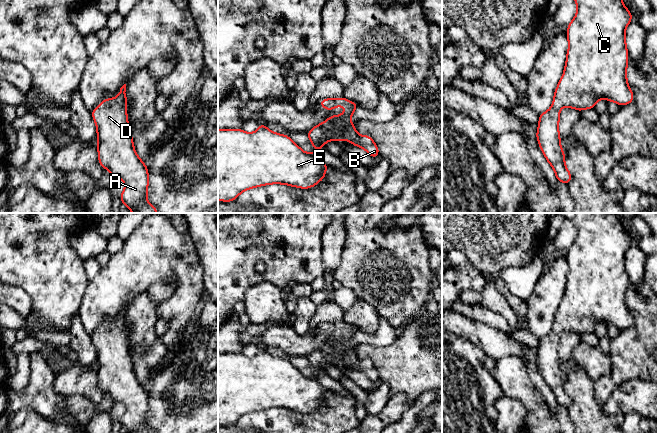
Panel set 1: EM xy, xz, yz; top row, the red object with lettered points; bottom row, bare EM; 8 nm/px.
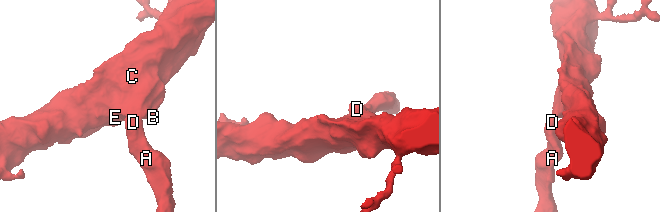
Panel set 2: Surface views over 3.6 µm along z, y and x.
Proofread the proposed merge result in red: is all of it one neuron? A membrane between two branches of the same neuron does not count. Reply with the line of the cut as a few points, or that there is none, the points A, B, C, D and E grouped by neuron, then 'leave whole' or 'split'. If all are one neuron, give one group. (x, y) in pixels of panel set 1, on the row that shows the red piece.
no cut | A B C D E | leave whole

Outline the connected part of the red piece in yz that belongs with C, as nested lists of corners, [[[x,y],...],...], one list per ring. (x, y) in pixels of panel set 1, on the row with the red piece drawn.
[[[574,0],[577,5],[577,13],[567,27],[567,39],[569,43],[564,73],[554,92],[552,107],[539,115],[536,137],[540,149],[548,163],[552,166],[558,182],[569,184],[572,175],[565,165],[565,154],[560,144],[559,135],[559,110],[562,107],[574,108],[577,111],[593,109],[599,99],[613,101],[620,106],[630,104],[634,95],[627,82],[627,64],[629,61],[625,40],[625,31],[632,21],[632,13],[624,6],[623,0]]]

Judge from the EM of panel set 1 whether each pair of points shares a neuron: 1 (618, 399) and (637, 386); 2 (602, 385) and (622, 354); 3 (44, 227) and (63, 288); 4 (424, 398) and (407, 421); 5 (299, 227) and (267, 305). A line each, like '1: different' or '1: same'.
1: same
2: same
3: same
4: same
5: different

